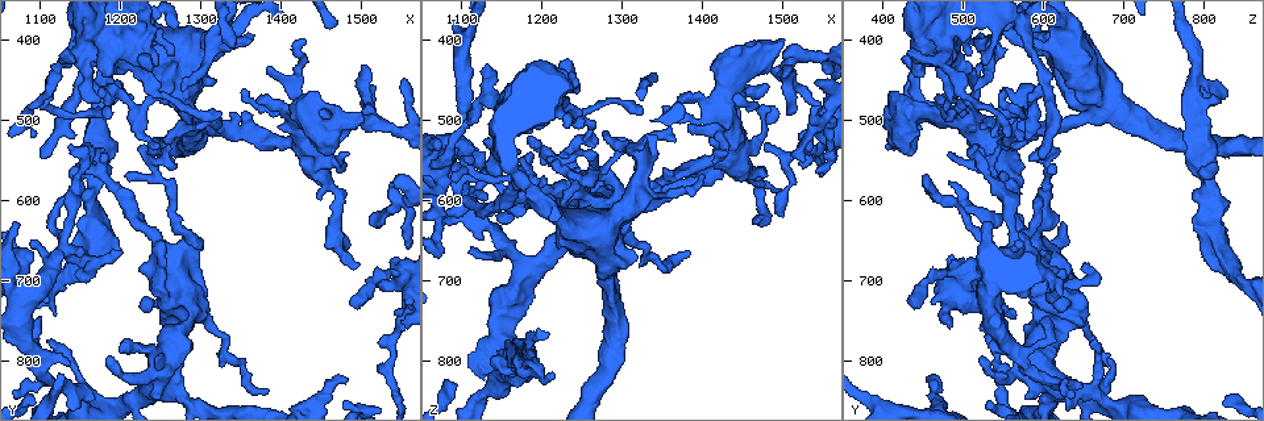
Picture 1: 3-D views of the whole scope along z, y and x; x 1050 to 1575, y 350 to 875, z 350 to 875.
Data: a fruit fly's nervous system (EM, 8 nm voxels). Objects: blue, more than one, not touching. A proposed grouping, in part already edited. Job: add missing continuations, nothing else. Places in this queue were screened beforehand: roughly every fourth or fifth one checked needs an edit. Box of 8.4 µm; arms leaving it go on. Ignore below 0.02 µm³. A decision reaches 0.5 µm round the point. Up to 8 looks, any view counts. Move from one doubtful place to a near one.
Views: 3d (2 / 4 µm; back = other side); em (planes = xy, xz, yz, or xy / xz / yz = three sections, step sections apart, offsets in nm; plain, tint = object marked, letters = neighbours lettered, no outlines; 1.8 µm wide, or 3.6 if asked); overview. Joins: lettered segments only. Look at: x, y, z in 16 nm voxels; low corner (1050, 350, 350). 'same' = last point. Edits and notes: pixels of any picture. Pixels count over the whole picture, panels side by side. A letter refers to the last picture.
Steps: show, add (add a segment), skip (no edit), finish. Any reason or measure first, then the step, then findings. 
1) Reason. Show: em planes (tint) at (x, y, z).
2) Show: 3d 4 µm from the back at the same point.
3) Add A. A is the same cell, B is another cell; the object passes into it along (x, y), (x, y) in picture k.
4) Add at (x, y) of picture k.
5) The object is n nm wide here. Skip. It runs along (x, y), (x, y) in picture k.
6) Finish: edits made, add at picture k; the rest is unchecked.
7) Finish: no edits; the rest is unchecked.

Free end. Show: 3d 2 µm at (1480, 830, 460).

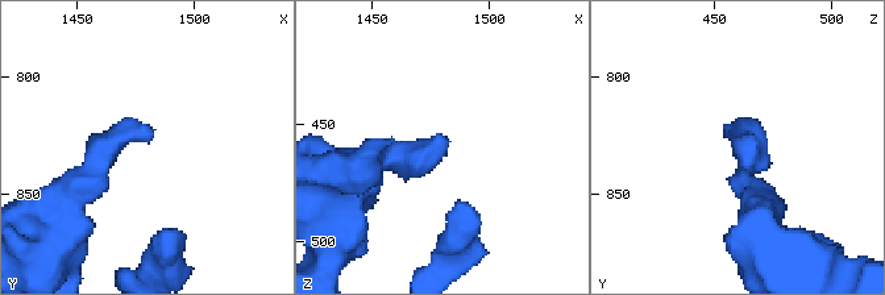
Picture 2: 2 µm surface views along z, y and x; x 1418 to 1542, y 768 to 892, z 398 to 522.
Shape alone is not enough. Show: em xz step 16 (tint) at (1481, 829, 459).

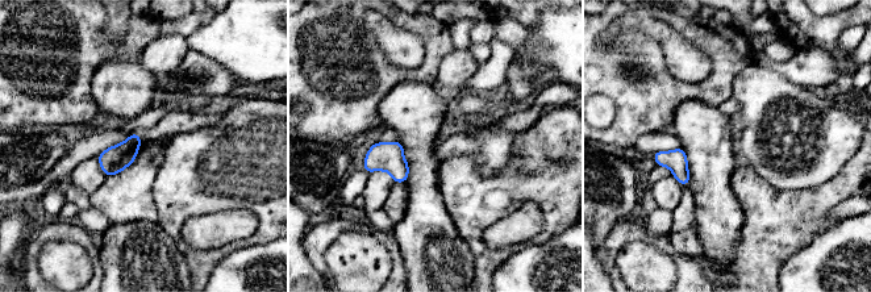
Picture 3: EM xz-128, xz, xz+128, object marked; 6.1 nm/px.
Cut it another way. Show: em planes (letters) at the same point.

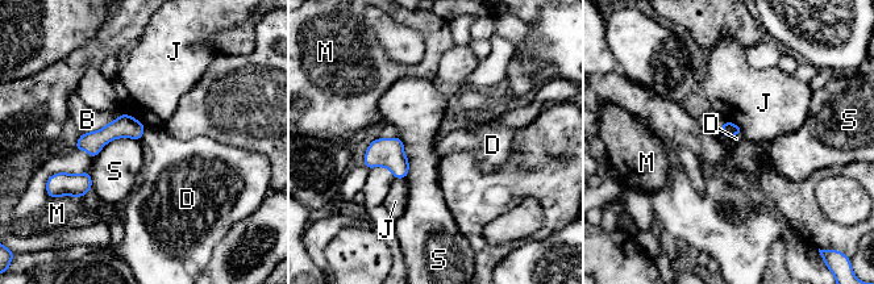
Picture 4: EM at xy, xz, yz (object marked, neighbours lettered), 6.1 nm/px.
Skip. B, D, J, M and S are other cells; a border runs along (140, 140), (113, 138), (94, 159) in picture 4; no lettered segment goes on from it.

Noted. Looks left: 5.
Thin end. Show: 3d 4 µm at (1495, 685, 590).

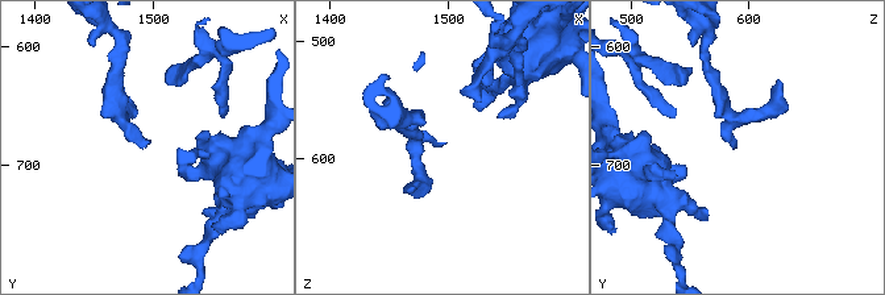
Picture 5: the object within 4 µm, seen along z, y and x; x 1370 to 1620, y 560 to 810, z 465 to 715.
Show: em planes (plain) at (1494, 684, 590).

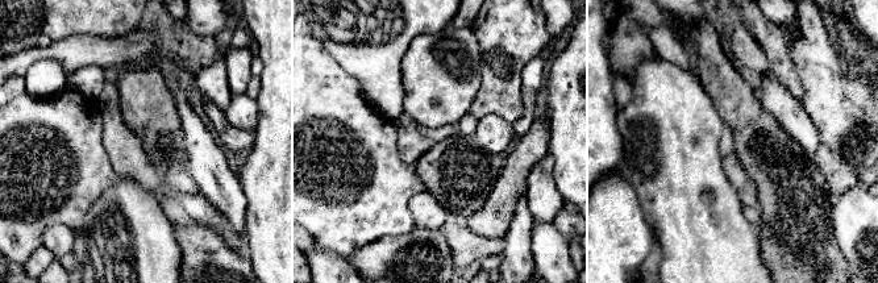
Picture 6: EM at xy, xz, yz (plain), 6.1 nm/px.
What lies round it. Show: em planes (letters) at the same point.

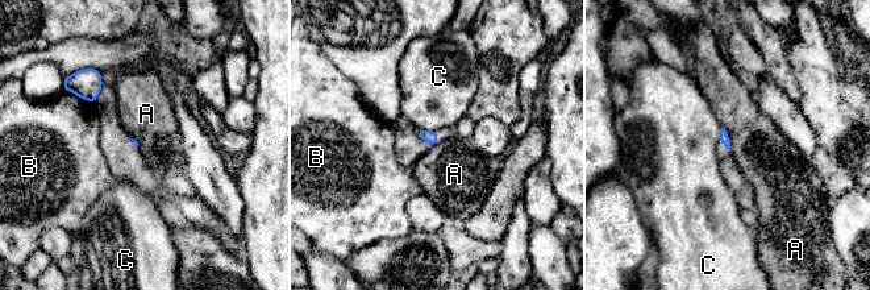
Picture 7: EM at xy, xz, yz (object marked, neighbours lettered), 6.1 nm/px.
Skip. A, B and C are other cells; a border runs along (723, 127), (731, 148) in picture 7; no lettered segment goes on from it.

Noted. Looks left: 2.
An open end. Show: em 3.6 µm planes (letters) at (1550, 575, 485).

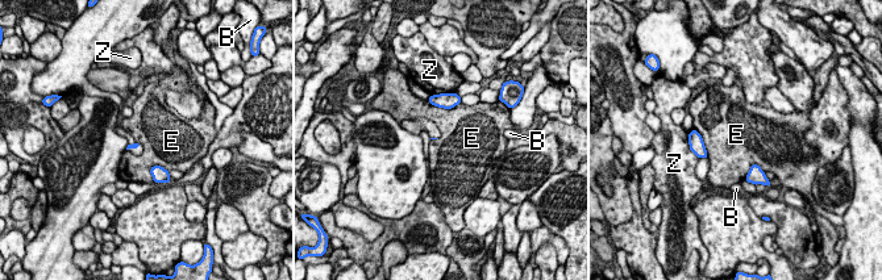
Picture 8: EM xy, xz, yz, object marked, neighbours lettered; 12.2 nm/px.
Skip. B, E and Z are other cells; a border runs along (427, 100), (444, 108), (460, 104) in picture 8; no lettered segment goes on from it.

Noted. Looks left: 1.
Finish: no edits; the rest is unchecked.

